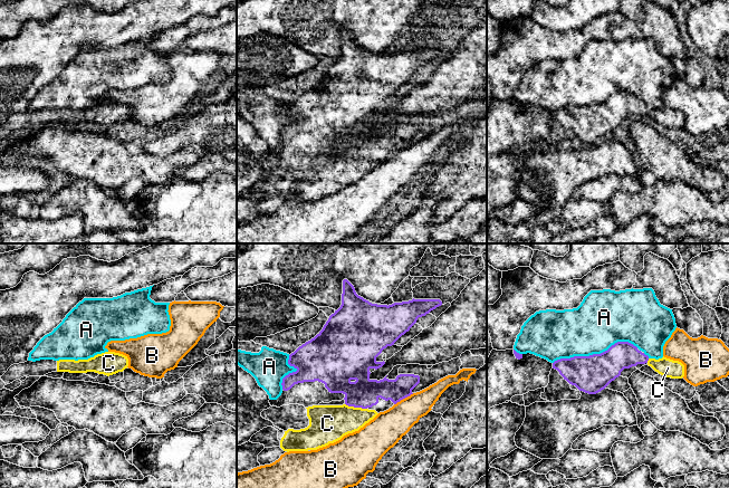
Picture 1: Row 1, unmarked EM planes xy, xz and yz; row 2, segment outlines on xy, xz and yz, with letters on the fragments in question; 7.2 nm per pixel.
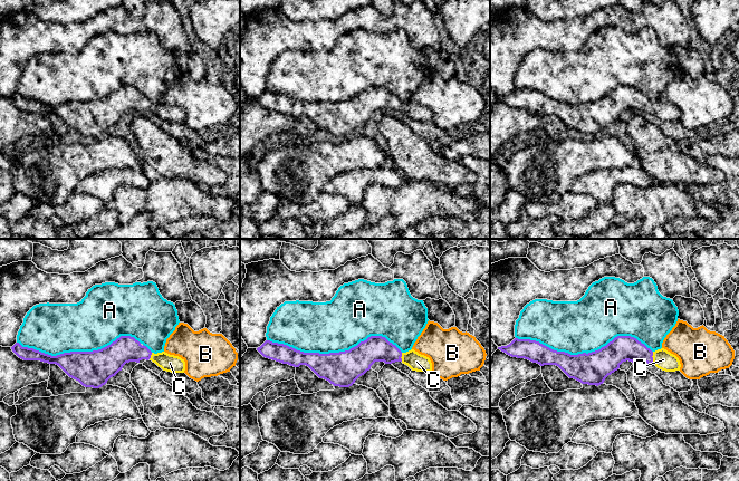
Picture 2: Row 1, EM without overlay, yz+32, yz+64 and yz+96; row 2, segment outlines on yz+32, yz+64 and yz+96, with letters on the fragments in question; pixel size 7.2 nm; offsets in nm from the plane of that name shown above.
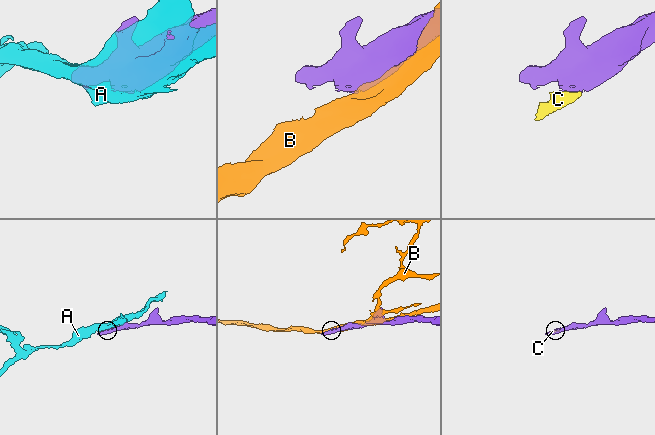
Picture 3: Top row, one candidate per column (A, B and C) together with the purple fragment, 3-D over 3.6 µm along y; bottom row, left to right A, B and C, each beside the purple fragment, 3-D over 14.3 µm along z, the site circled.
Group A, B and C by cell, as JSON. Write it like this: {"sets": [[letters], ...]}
{"sets": [["A"], ["B"], ["C"]]}

